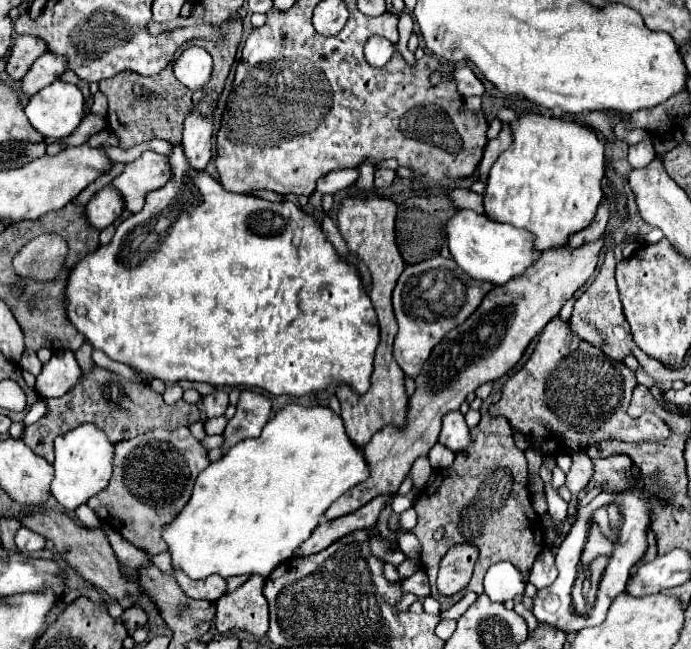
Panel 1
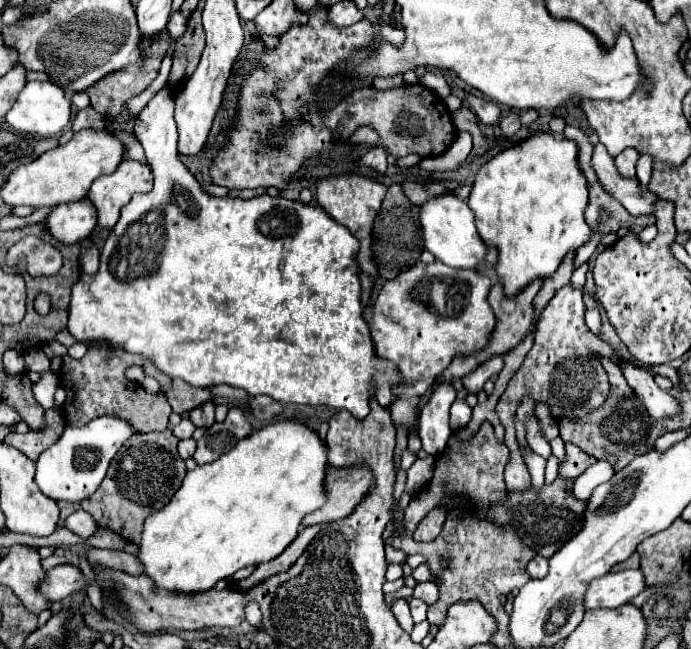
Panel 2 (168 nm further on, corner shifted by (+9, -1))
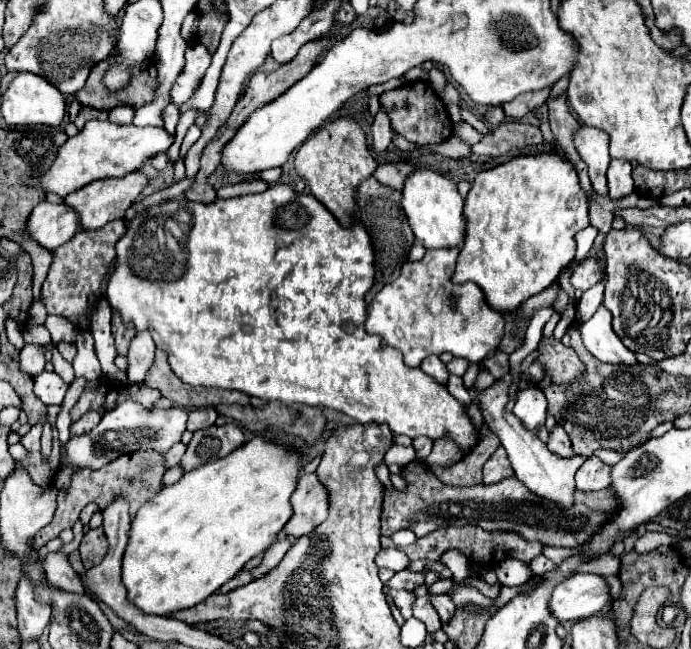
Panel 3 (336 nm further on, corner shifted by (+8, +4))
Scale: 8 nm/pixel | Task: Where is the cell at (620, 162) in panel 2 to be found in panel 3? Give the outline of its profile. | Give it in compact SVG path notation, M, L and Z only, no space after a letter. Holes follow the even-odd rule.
M613 159L607 171L607 181L609 181L609 197L617 199L627 195L629 191L635 191L633 177L631 177L631 163L625 159Z

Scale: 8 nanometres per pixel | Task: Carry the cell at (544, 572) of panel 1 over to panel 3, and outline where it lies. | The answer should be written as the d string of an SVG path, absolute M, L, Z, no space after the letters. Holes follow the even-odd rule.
M537 555L537 557L529 563L529 567L531 567L533 575L543 575L543 573L547 573L547 571L553 571L553 569L555 569L555 563L549 561L545 555Z

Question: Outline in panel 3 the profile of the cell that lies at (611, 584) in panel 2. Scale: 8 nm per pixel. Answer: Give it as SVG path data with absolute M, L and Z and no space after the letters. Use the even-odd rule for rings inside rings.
M577 573L569 581L557 585L551 597L551 609L559 621L585 619L607 605L611 605L609 583L605 577L589 573Z

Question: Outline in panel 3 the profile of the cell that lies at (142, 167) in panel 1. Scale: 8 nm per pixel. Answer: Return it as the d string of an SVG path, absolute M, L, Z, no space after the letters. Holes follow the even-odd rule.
M133 171L133 173L129 173L125 177L119 177L119 179L93 181L89 185L81 187L79 191L73 191L69 197L65 197L65 203L71 205L79 213L83 229L101 229L103 225L125 217L127 209L133 205L137 195L145 189L147 181L149 181L149 177L143 175L141 171Z

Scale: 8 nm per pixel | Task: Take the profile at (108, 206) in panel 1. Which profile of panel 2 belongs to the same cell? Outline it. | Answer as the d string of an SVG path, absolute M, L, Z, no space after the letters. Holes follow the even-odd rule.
M82 198L52 208L42 224L58 242L76 244L90 238L90 232L96 228L96 210L86 198Z

